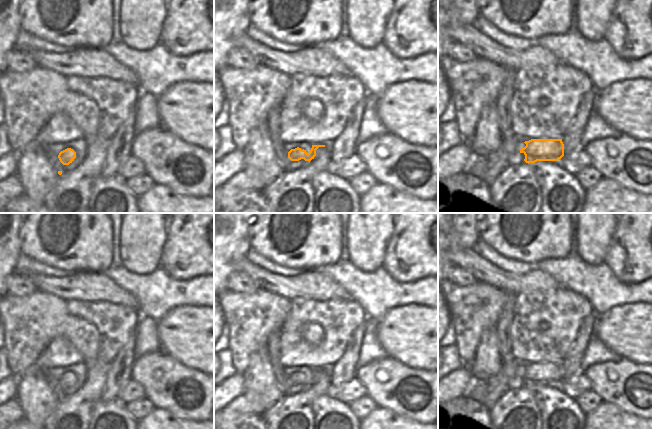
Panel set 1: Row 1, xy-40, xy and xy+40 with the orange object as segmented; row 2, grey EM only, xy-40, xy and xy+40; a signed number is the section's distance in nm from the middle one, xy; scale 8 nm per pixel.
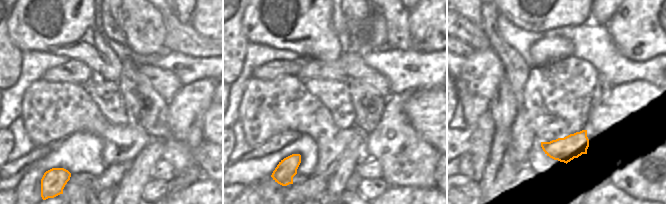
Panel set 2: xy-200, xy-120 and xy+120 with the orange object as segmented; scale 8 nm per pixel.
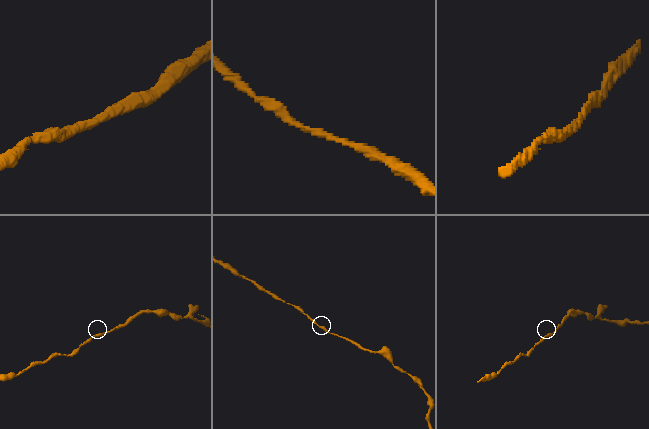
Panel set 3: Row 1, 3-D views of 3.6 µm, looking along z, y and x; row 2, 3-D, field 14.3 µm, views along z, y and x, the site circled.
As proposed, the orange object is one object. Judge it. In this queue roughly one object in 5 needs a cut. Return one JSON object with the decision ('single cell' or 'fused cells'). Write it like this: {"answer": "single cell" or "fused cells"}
{"answer": "single cell"}

